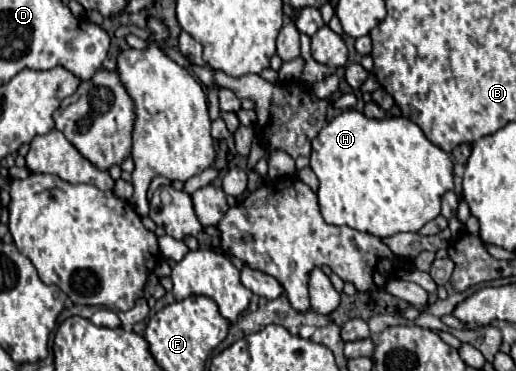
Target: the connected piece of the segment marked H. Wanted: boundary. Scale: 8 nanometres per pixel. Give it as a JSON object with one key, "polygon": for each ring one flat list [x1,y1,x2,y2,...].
{"polygon":[[345,110,321,128,313,140,311,170,319,178,319,206,327,224,349,226,373,236,393,236,399,232,417,232,423,224,437,218,441,198,453,190,453,162,447,152,433,146,421,128,407,118,373,120,357,110]]}

